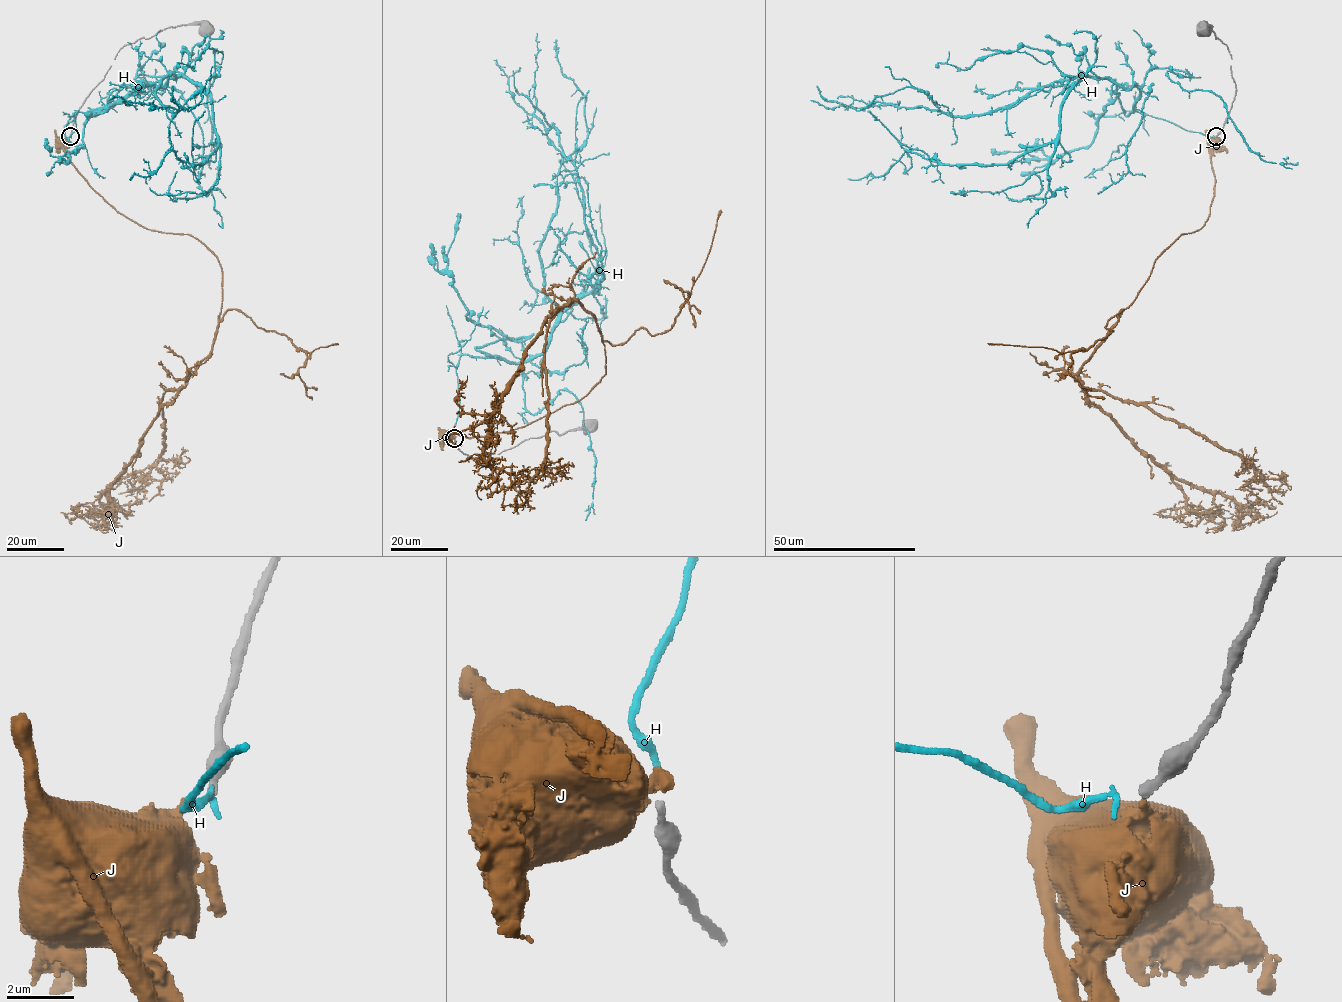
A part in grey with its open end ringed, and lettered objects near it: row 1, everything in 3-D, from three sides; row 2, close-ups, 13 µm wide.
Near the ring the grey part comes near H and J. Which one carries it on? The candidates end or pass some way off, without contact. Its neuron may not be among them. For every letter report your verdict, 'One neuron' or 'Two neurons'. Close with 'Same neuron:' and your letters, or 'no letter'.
H: One neuron
J: Two neurons
Same neuron: H

